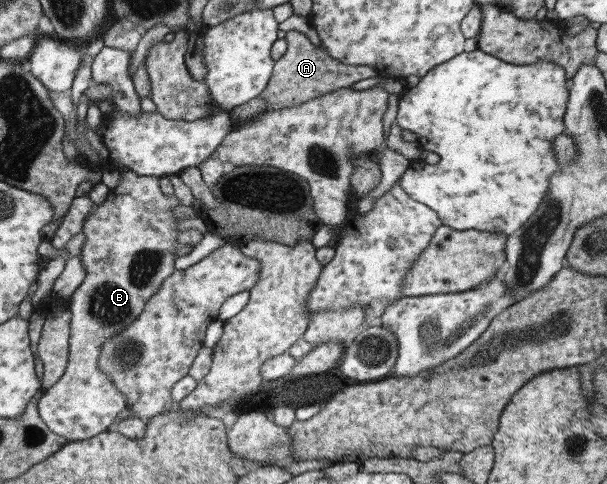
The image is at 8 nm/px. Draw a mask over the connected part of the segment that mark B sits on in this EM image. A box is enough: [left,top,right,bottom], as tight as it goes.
[37,171,179,441]

